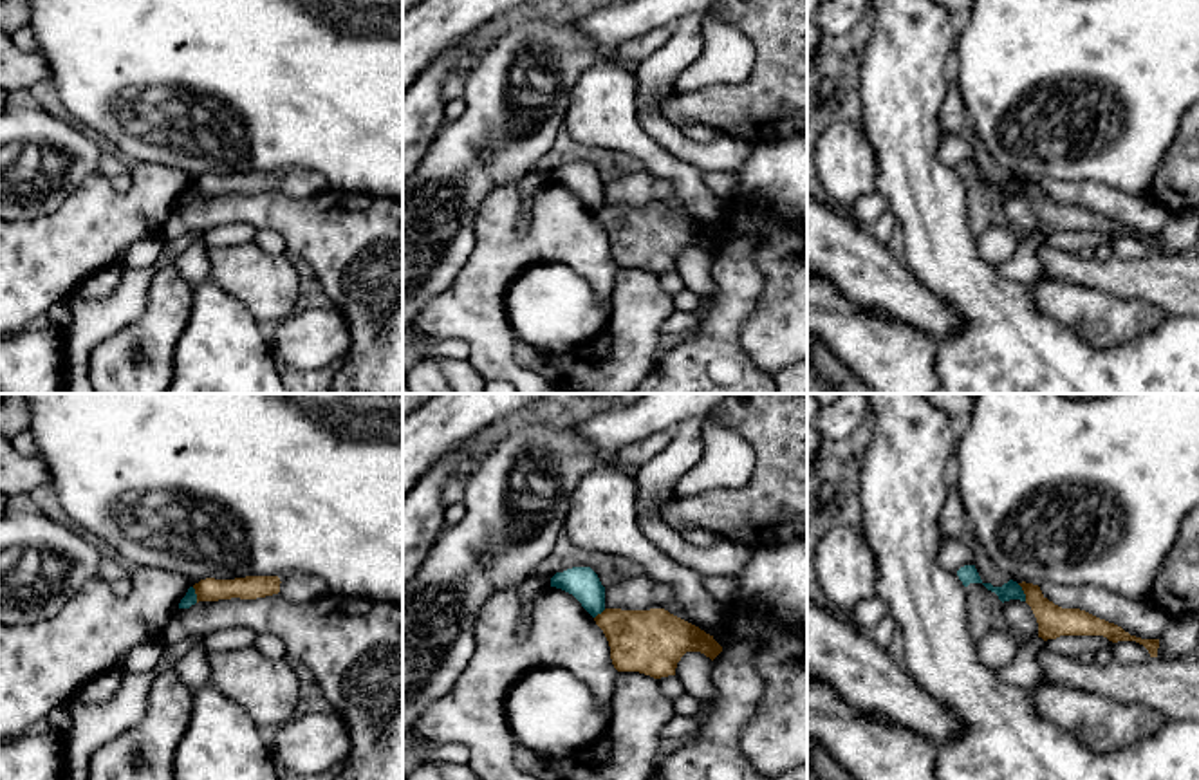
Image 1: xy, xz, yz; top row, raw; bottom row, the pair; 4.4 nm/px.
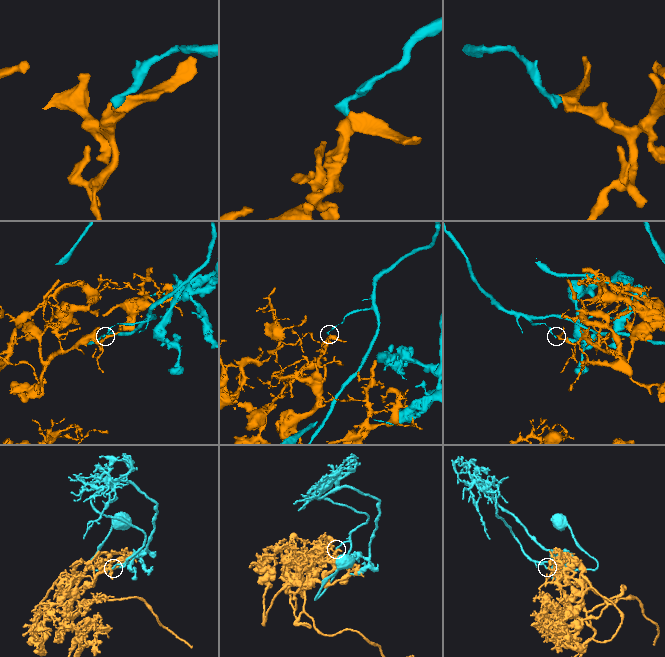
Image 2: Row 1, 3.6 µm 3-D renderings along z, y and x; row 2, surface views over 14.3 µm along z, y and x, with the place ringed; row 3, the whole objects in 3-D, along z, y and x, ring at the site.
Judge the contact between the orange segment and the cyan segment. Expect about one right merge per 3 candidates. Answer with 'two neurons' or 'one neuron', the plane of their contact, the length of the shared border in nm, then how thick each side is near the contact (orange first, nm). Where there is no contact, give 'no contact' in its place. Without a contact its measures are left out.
two neurons | yz | 90 nm | 140/80 nm

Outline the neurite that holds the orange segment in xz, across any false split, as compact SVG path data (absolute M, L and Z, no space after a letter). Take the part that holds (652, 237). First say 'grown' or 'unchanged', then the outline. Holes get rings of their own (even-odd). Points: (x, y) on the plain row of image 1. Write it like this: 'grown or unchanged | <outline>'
unchanged | M605 204L594 213L603 226L618 267L639 267L654 274L675 271L686 247L701 247L711 256L722 242L699 222L665 204Z

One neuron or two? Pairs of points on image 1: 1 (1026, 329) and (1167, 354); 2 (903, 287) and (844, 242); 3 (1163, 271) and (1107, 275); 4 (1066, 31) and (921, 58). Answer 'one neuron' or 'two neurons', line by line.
1: one neuron
2: one neuron
3: one neuron
4: two neurons

